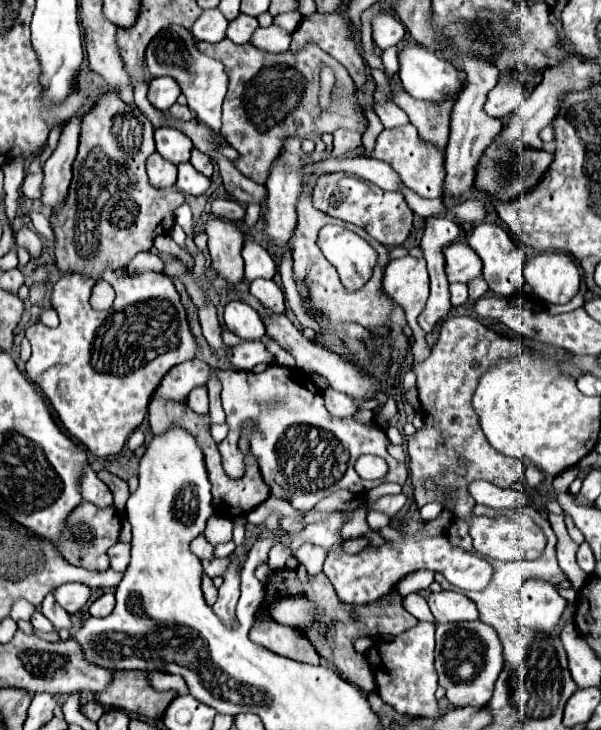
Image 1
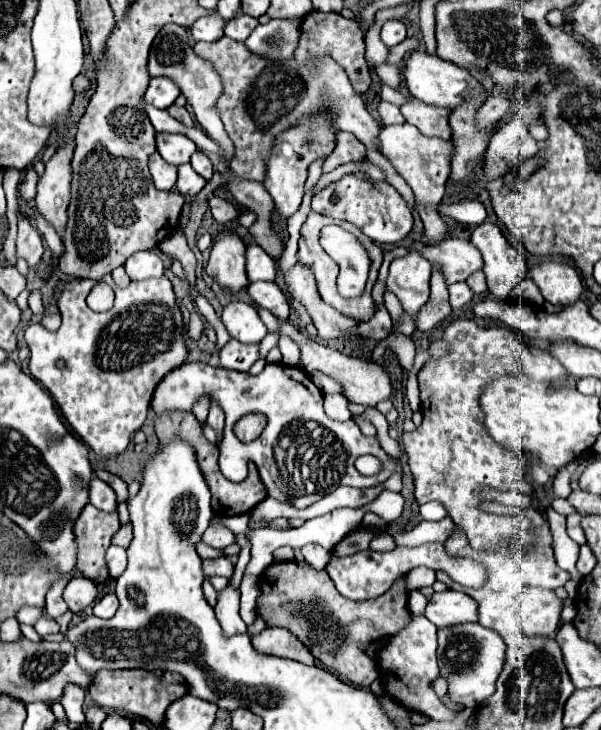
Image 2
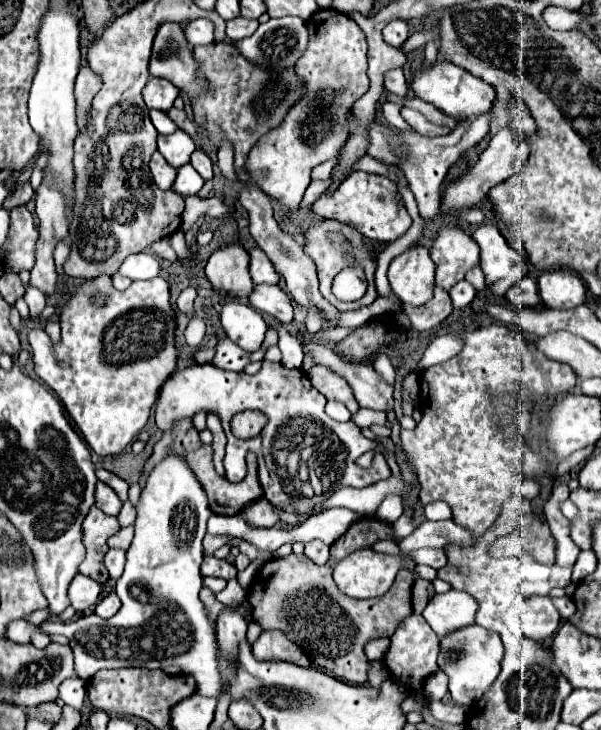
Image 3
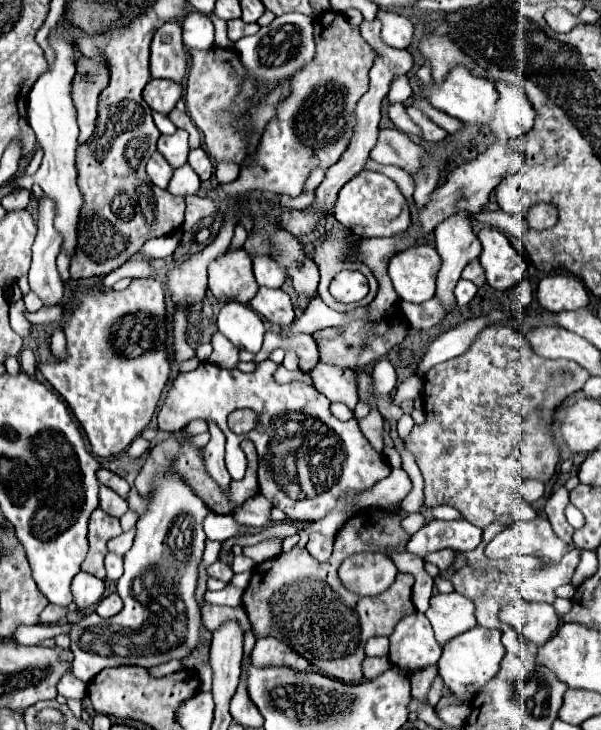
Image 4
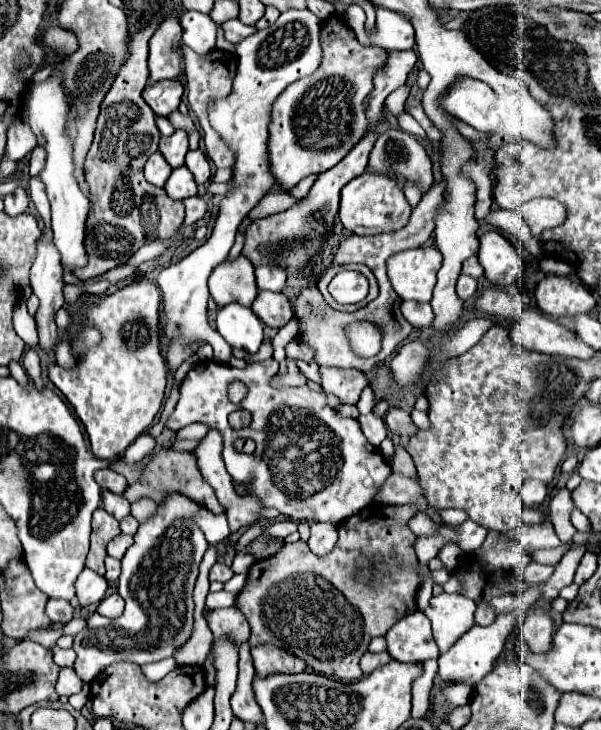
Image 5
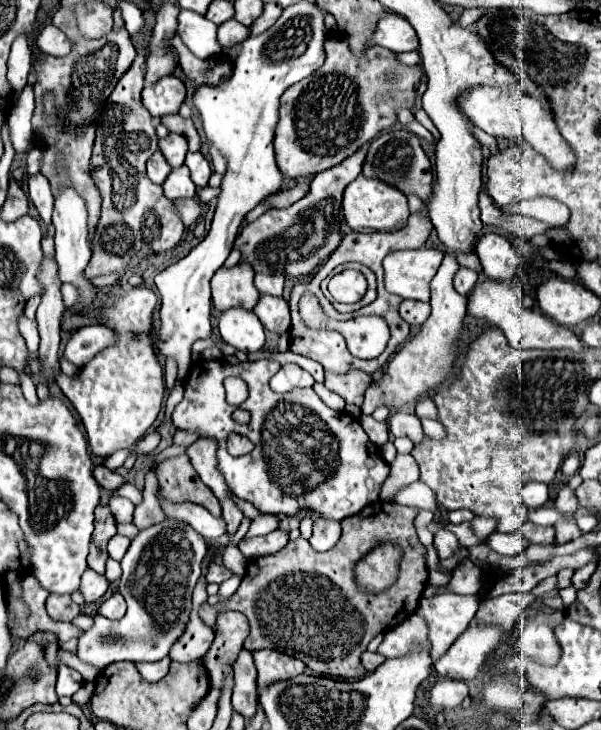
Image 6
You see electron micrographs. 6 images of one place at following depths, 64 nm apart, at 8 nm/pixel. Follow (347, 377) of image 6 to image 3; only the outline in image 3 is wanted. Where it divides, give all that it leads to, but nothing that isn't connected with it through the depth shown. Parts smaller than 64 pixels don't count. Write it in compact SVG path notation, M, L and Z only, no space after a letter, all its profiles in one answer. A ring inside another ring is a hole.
M318 364L308 372L308 378L320 394L324 394L328 400L340 400L352 414L360 408L356 398L352 396L352 388L348 388L348 382L342 376L336 376L336 372L332 372L330 368Z

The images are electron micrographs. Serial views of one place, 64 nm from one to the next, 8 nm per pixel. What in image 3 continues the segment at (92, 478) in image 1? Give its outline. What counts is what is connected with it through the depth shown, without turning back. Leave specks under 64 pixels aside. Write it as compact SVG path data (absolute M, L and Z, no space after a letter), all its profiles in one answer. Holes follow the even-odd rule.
M98 482L98 484L96 484L96 506L98 506L104 514L118 516L120 510L122 510L122 500L116 496L116 492L114 492L108 484Z

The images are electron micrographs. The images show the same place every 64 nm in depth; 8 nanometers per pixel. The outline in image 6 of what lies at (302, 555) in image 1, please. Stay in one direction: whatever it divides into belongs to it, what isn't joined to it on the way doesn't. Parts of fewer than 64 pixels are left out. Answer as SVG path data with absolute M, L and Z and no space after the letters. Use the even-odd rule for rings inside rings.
M318 516L314 520L314 532L312 532L312 538L310 538L310 544L314 550L318 552L326 552L330 550L338 538L340 538L340 522L338 520L328 520L328 518L322 518Z

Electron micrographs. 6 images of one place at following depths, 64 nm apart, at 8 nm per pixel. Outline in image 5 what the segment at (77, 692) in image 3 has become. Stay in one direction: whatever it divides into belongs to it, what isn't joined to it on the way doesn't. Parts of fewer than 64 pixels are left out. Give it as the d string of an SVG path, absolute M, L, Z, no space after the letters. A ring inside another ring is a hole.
M62 668L56 682L56 692L58 696L72 696L82 690L82 684L84 682L80 680L80 676L76 676L74 668Z

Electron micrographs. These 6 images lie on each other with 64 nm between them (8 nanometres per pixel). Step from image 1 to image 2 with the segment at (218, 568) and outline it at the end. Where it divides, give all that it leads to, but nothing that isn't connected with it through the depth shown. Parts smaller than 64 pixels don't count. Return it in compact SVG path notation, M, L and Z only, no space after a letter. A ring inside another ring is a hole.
M222 556L222 558L216 558L216 560L204 560L202 570L204 570L206 578L210 578L210 576L230 578L234 574L234 564L226 556Z

